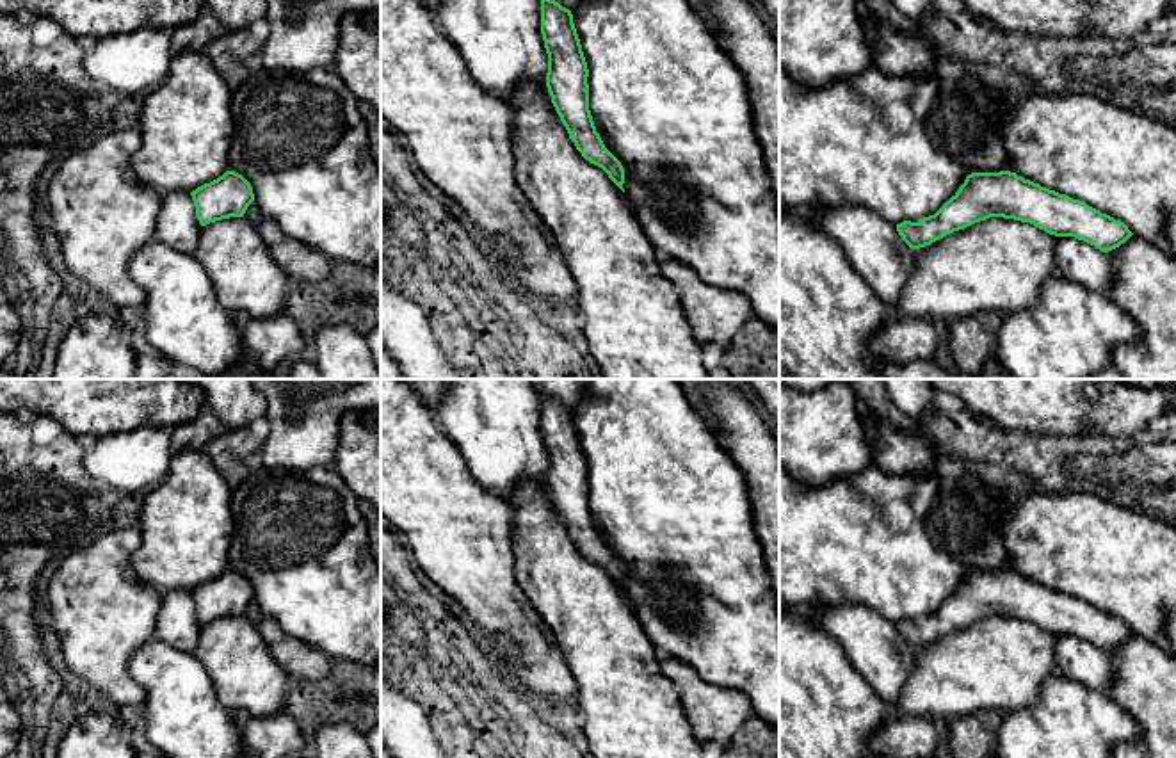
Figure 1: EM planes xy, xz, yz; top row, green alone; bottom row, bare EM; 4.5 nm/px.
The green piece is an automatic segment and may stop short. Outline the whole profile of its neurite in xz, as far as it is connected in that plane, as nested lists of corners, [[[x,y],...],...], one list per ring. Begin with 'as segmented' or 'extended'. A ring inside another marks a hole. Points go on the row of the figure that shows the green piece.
extended; [[[541,0],[541,34],[548,53],[546,85],[525,82],[518,87],[511,109],[512,109],[512,144],[516,153],[516,183],[530,205],[536,208],[541,221],[552,233],[552,242],[560,253],[568,270],[576,285],[576,311],[582,317],[584,340],[589,345],[589,352],[594,363],[601,368],[601,379],[708,379],[708,372],[703,367],[703,347],[694,338],[685,311],[680,304],[676,288],[660,272],[660,256],[648,240],[642,226],[624,199],[624,169],[621,162],[605,148],[600,133],[596,132],[591,110],[589,110],[589,69],[582,52],[582,44],[573,23],[569,9],[562,7],[555,0]]]

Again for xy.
extended; [[[196,50],[174,53],[169,77],[144,94],[135,176],[157,190],[189,192],[201,226],[244,217],[254,201],[251,183],[230,169],[233,91],[212,60]]]

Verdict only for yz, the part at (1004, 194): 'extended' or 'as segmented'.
extended

